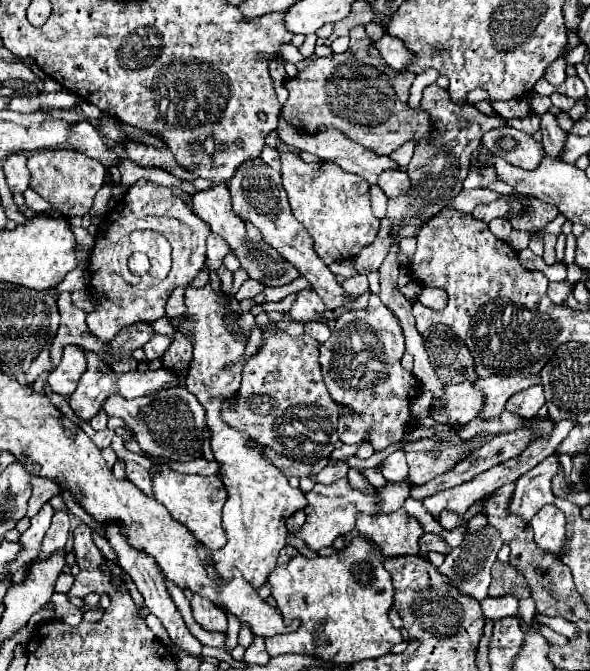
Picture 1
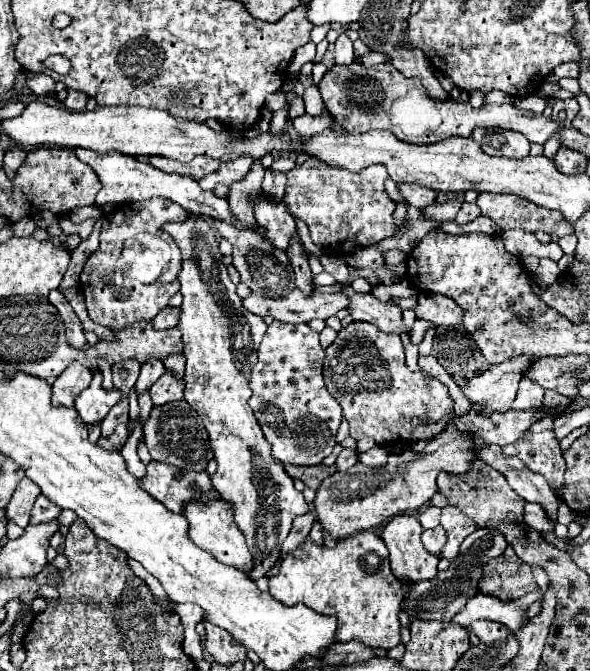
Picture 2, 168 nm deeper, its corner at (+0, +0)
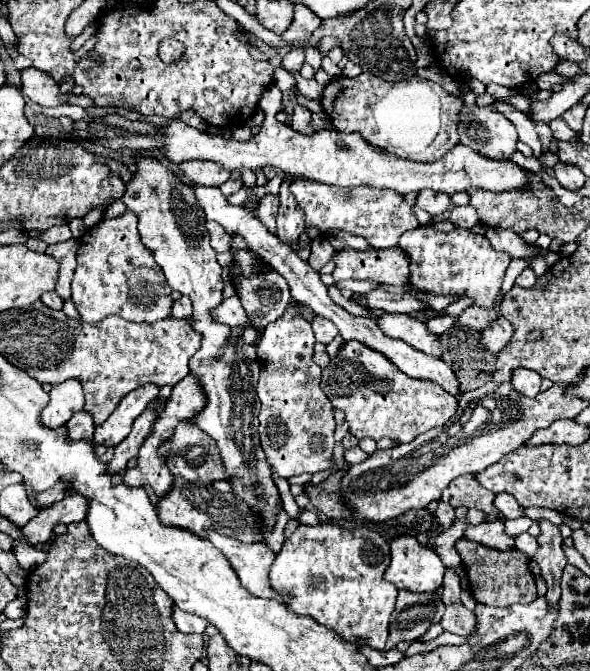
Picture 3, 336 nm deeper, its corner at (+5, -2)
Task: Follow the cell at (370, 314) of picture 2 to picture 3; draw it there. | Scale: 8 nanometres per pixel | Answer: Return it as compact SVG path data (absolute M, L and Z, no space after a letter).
M383 312L381 316L377 316L375 322L383 330L383 334L387 334L389 338L403 340L409 346L413 346L415 350L421 350L425 354L441 356L441 344L437 340L437 336L431 334L423 322L411 318L409 314Z

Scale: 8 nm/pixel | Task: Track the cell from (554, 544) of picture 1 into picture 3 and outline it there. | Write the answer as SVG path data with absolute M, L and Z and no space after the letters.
M497 494L495 498L495 506L499 508L499 512L505 516L505 518L521 518L525 516L523 514L523 508L519 506L519 502L511 496L511 494Z

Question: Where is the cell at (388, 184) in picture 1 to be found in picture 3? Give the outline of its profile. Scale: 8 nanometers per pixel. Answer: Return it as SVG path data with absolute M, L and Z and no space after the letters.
M419 190L415 198L415 206L427 210L431 216L439 216L451 208L451 200L443 192L433 192L433 190Z

